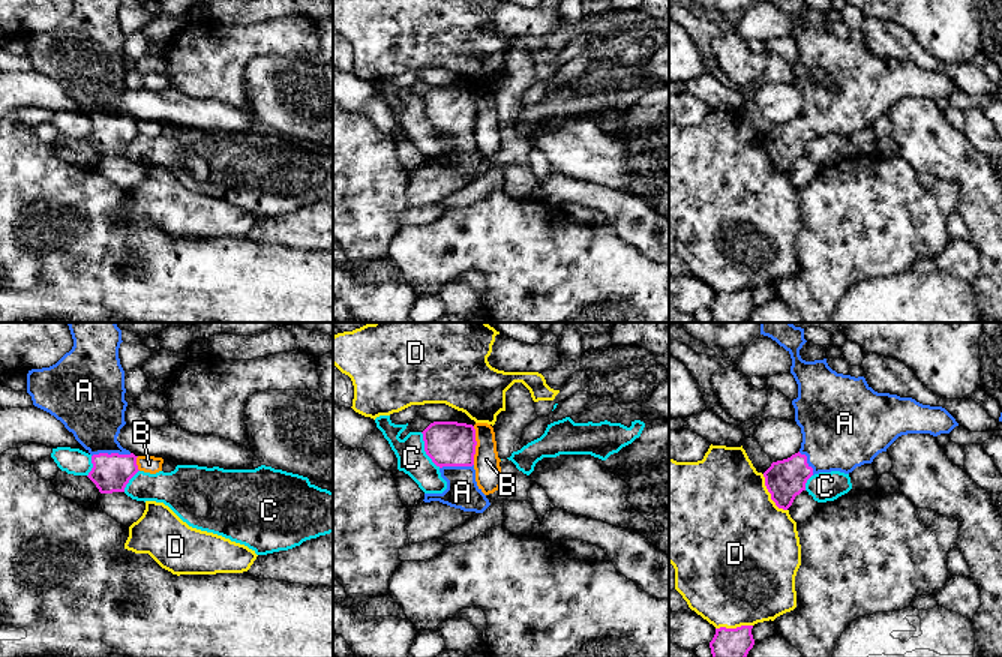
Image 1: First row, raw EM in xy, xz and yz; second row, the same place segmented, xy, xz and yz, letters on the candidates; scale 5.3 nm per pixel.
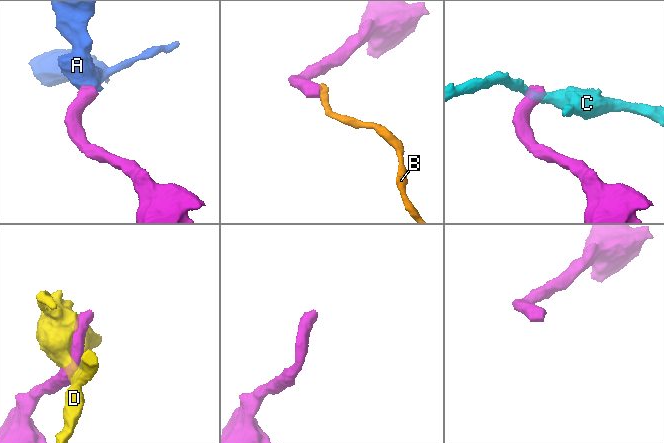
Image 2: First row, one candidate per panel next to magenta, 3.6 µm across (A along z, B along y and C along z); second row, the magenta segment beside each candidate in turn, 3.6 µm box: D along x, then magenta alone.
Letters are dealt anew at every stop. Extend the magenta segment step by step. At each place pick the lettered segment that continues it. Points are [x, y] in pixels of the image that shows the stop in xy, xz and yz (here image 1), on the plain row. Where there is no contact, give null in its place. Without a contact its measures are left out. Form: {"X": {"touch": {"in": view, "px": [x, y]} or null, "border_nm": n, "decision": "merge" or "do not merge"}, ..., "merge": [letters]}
{"A": {"touch": {"in": "xy", "px": [111, 117]}, "border_nm": 220, "decision": "merge"}, "B": {"touch": {"in": "xz", "px": [476, 108]}, "border_nm": 200, "decision": "do not merge"}, "C": {"touch": {"in": "xz", "px": [425, 114]}, "border_nm": 220, "decision": "do not merge"}, "D": {"touch": {"in": "yz", "px": [771, 159]}, "border_nm": 240, "decision": "do not merge"}, "merge": ["A"]}

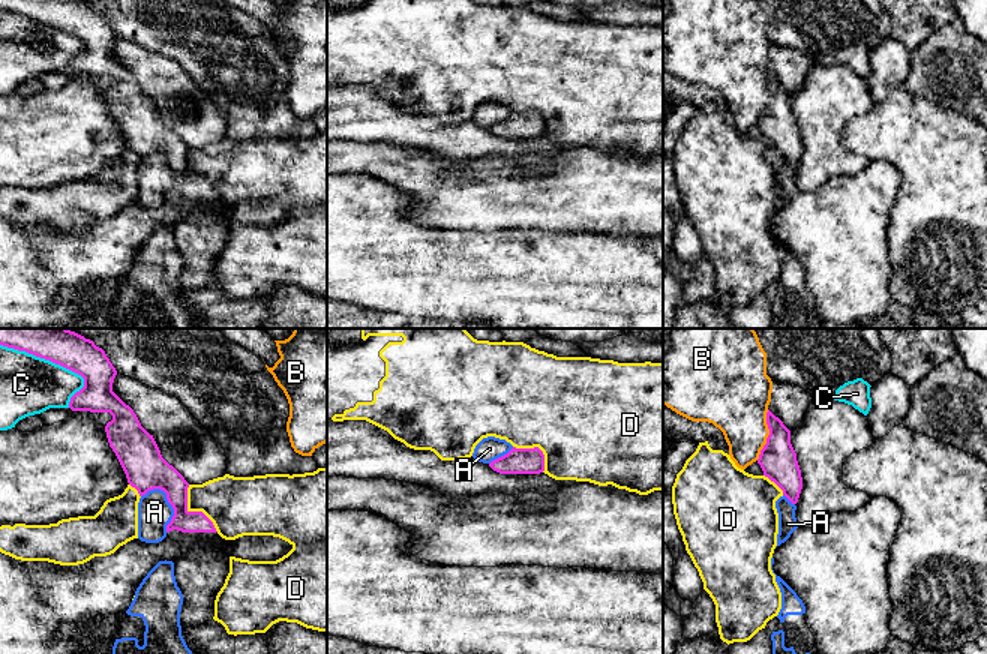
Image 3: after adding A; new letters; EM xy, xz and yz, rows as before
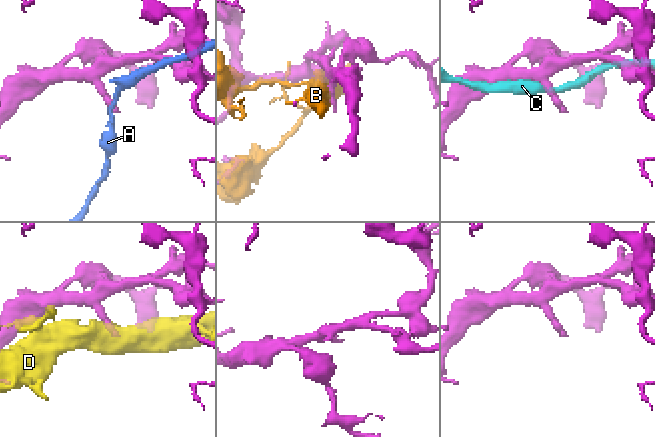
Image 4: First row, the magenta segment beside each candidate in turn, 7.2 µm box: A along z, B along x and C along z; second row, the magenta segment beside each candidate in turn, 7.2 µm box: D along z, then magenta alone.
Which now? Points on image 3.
{"A": {"touch": {"in": "xy", "px": [170, 167]}, "border_nm": 260, "decision": "do not merge"}, "B": {"touch": {"in": "yz", "px": [768, 99]}, "border_nm": 280, "decision": "do not merge"}, "C": {"touch": {"in": "xy", "px": [45, 23]}, "border_nm": 500, "decision": "do not merge"}, "D": {"touch": {"in": "xy", "px": [192, 176]}, "border_nm": 300, "decision": "do not merge"}, "merge": []}

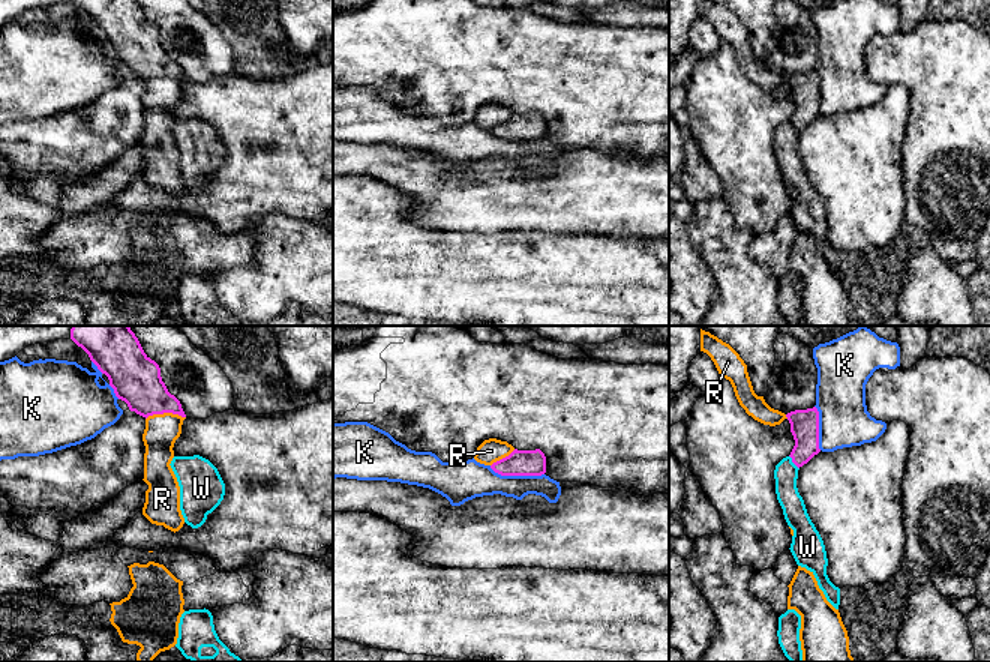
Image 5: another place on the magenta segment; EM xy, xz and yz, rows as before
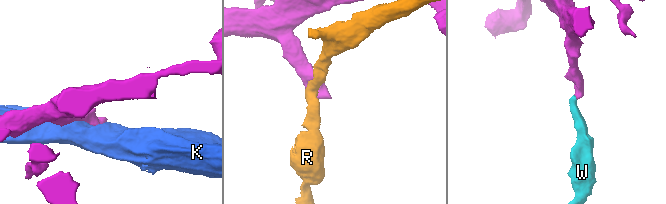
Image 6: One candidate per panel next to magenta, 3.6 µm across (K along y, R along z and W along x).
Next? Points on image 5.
{"K": {"touch": {"in": "xz", "px": [516, 138]}, "border_nm": 300, "decision": "do not merge"}, "R": {"touch": {"in": "xy", "px": [165, 75]}, "border_nm": 220, "decision": "do not merge"}, "W": {"touch": {"in": "yz", "px": [792, 125]}, "border_nm": 90, "decision": "merge"}, "merge": ["W"]}

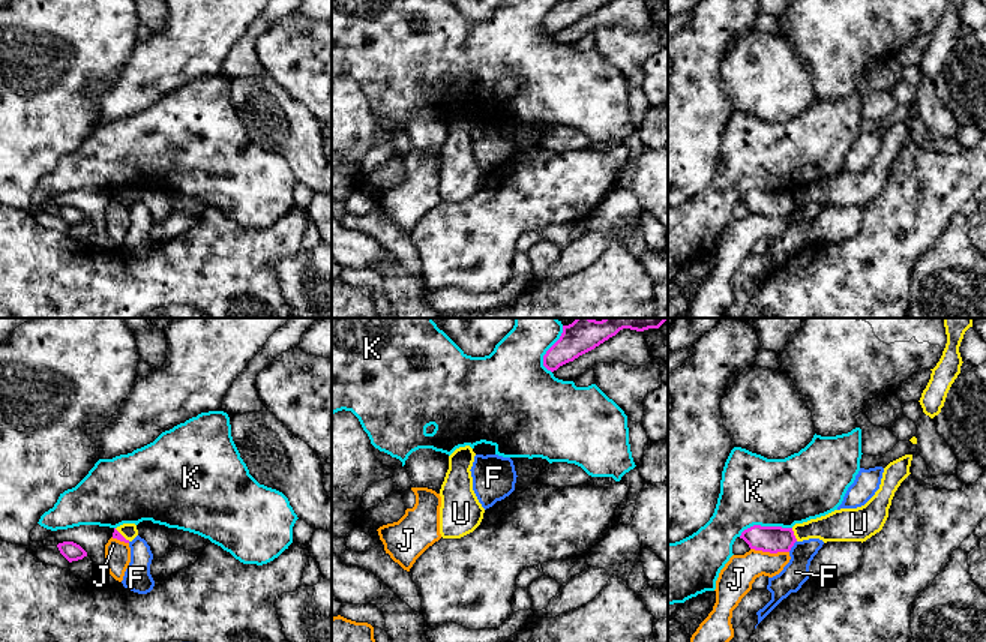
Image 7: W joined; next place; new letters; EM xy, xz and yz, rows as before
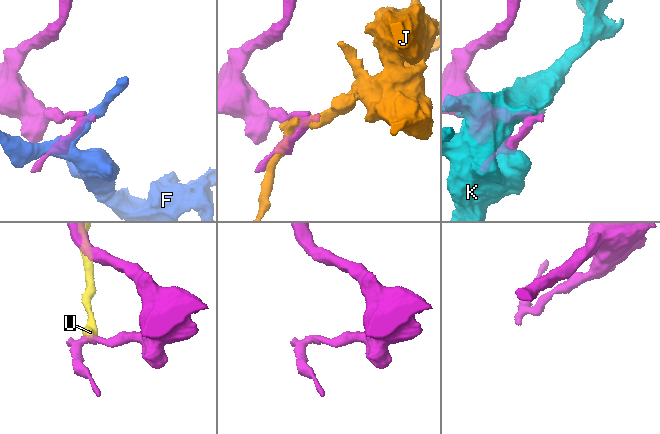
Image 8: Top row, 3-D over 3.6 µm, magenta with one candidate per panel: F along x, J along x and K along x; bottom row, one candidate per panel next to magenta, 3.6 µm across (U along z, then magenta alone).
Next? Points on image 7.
{"F": {"touch": {"in": "yz", "px": [793, 209]}, "border_nm": 80, "decision": "do not merge"}, "J": {"touch": {"in": "yz", "px": [770, 216]}, "border_nm": 200, "decision": "do not merge"}, "K": {"touch": {"in": "yz", "px": [764, 191]}, "border_nm": 300, "decision": "do not merge"}, "U": {"touch": {"in": "yz", "px": [793, 198]}, "border_nm": 80, "decision": "do not merge"}, "merge": []}

